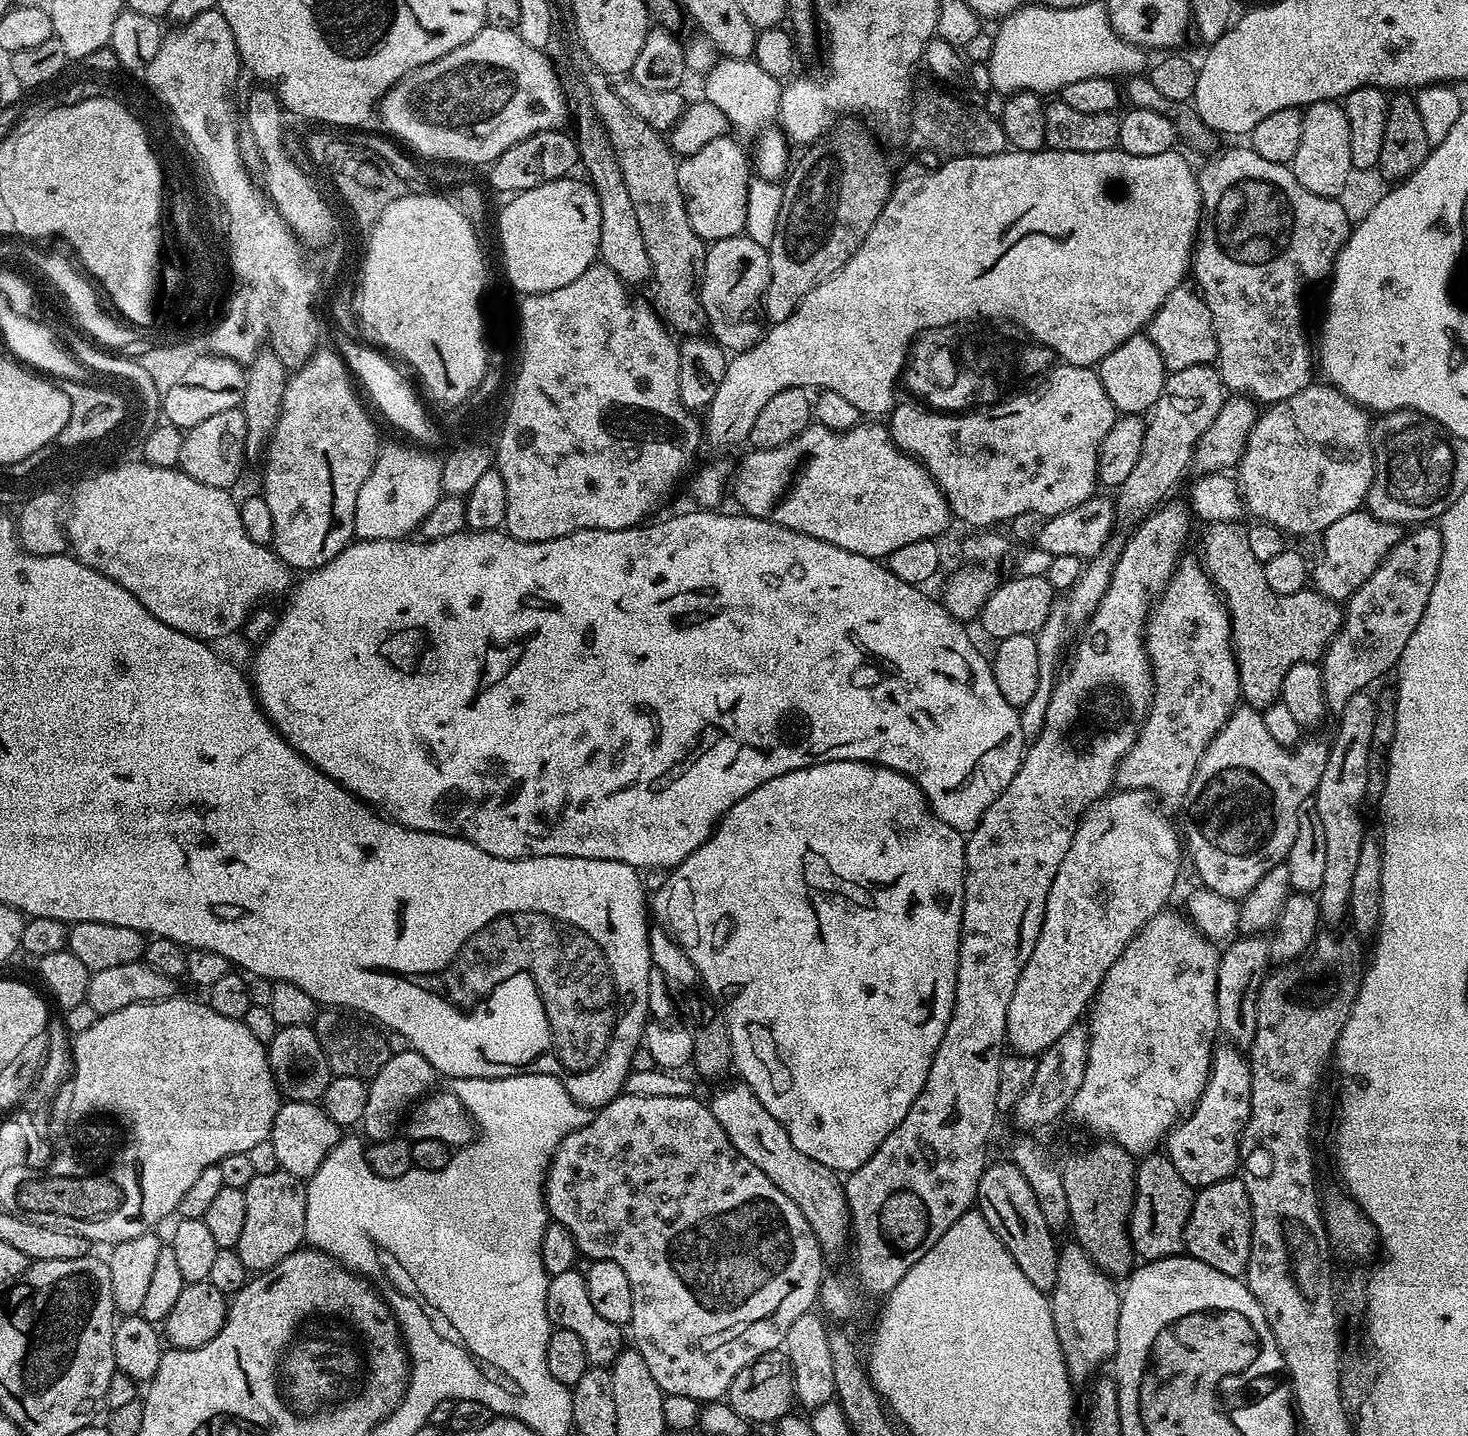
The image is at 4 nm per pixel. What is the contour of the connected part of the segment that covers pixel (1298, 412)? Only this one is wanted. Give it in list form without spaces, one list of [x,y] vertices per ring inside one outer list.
[[[1313,382],[1298,394],[1279,400],[1259,413],[1244,447],[1239,472],[1240,499],[1244,501],[1249,517],[1252,515],[1257,521],[1278,526],[1289,537],[1319,537],[1327,528],[1334,526],[1338,518],[1361,511],[1367,501],[1376,473],[1369,413],[1331,384]]]

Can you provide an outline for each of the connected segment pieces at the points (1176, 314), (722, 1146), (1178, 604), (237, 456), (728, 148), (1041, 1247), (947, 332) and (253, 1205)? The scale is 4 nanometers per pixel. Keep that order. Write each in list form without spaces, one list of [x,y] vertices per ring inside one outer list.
[[[1181,286],[1173,290],[1146,329],[1146,334],[1162,354],[1162,362],[1169,373],[1185,370],[1186,367],[1211,365],[1218,354],[1210,310],[1199,291],[1189,288]]]
[[[621,1094],[609,1104],[604,1105],[593,1115],[589,1124],[582,1126],[576,1132],[571,1132],[567,1138],[558,1146],[558,1150],[552,1153],[552,1163],[548,1165],[548,1177],[544,1180],[544,1202],[548,1205],[548,1215],[555,1223],[566,1226],[566,1230],[570,1230],[570,1234],[574,1238],[576,1247],[581,1257],[588,1256],[589,1261],[609,1260],[618,1266],[622,1266],[622,1270],[626,1274],[627,1280],[630,1281],[630,1298],[634,1302],[634,1310],[632,1311],[632,1323],[630,1325],[630,1340],[634,1345],[638,1354],[642,1354],[642,1362],[646,1362],[646,1367],[650,1369],[650,1375],[654,1377],[654,1382],[660,1387],[665,1394],[686,1394],[686,1398],[694,1398],[701,1402],[716,1402],[721,1398],[727,1397],[730,1382],[734,1382],[734,1378],[738,1374],[738,1370],[742,1370],[746,1366],[750,1366],[750,1362],[754,1362],[762,1354],[777,1351],[783,1345],[786,1338],[786,1330],[790,1330],[790,1325],[802,1318],[802,1314],[813,1311],[817,1307],[818,1297],[820,1294],[820,1283],[824,1281],[826,1269],[824,1269],[824,1260],[826,1253],[821,1250],[818,1238],[814,1234],[814,1230],[810,1230],[810,1222],[806,1222],[806,1218],[802,1218],[802,1210],[798,1210],[798,1206],[794,1206],[794,1202],[790,1198],[786,1198],[786,1194],[782,1194],[782,1190],[778,1190],[778,1186],[774,1186],[774,1182],[770,1182],[770,1178],[766,1178],[766,1174],[762,1174],[762,1170],[758,1170],[758,1166],[754,1166],[754,1162],[750,1162],[750,1158],[746,1158],[746,1154],[738,1154],[738,1150],[734,1146],[734,1142],[730,1142],[730,1138],[726,1134],[726,1130],[722,1130],[722,1126],[718,1122],[718,1118],[714,1118],[711,1107],[707,1103],[704,1104],[700,1100],[696,1100],[695,1095],[686,1098],[638,1098],[631,1094]]]
[[[1184,558],[1177,563],[1172,580],[1153,604],[1144,622],[1144,642],[1154,685],[1152,706],[1140,726],[1136,745],[1124,755],[1116,768],[1115,783],[1124,790],[1146,792],[1153,797],[1179,801],[1190,786],[1190,778],[1194,778],[1194,770],[1206,746],[1210,746],[1218,730],[1222,730],[1242,700],[1236,654],[1232,651],[1232,623],[1228,608],[1199,559]]]
[[[241,409],[222,410],[222,414],[214,414],[214,418],[206,418],[206,422],[198,422],[198,426],[184,432],[182,458],[178,467],[190,478],[206,486],[231,489],[232,483],[239,478],[240,471],[246,464],[244,453],[246,436],[246,418]]]
[[[725,134],[714,138],[714,142],[706,142],[702,150],[683,157],[678,163],[678,186],[684,195],[690,226],[706,242],[739,236],[746,222],[750,156],[746,148],[730,137]]]
[[[1011,1162],[989,1163],[978,1182],[975,1207],[984,1215],[990,1230],[1006,1246],[1010,1258],[1018,1262],[1018,1270],[1026,1274],[1040,1292],[1047,1293],[1056,1281],[1058,1274],[1058,1243],[1054,1231],[1046,1224],[1041,1207],[1030,1190],[1029,1182]]]
[[[949,326],[926,330],[916,337],[909,351],[902,373],[903,387],[905,384],[917,396],[915,397],[917,401],[925,400],[920,402],[929,409],[939,410],[945,414],[963,414],[969,410],[979,410],[985,406],[998,404],[1001,400],[1007,400],[1025,386],[1031,385],[1037,378],[1043,377],[1054,360],[1052,349],[1045,348],[1043,344],[1027,335],[1019,335],[1007,336],[996,328],[990,329],[989,332],[979,332],[976,326]]]
[[[286,1171],[256,1176],[244,1189],[246,1198],[246,1222],[242,1225],[242,1238],[236,1243],[238,1258],[249,1273],[259,1274],[267,1268],[278,1266],[282,1258],[297,1251],[305,1243],[307,1187],[301,1177]]]

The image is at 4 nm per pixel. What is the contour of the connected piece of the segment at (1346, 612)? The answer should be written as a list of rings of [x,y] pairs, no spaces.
[[[1420,526],[1412,531],[1416,530],[1409,536],[1401,535],[1374,574],[1343,605],[1340,628],[1322,657],[1324,698],[1333,709],[1344,708],[1355,692],[1367,689],[1367,684],[1395,669],[1422,618],[1440,565],[1442,538],[1436,526]]]

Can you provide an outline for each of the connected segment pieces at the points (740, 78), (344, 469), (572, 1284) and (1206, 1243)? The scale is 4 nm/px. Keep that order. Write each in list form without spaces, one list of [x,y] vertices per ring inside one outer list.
[[[729,56],[717,59],[715,66],[707,72],[703,80],[703,99],[709,100],[715,111],[724,114],[733,129],[741,128],[749,134],[755,133],[771,121],[768,120],[771,116],[773,119],[779,113],[781,81],[764,73],[762,66],[758,66],[754,59],[742,60]]]
[[[317,351],[308,363],[289,375],[285,397],[282,398],[281,416],[266,445],[268,469],[264,472],[262,495],[273,519],[270,544],[281,562],[292,570],[321,568],[353,543],[358,490],[362,490],[362,482],[370,478],[382,451],[376,424],[356,397],[358,388],[349,368],[338,351],[324,351]]]
[[[573,1270],[549,1279],[546,1290],[546,1310],[548,1311],[548,1319],[555,1327],[574,1330],[574,1334],[578,1334],[578,1339],[581,1340],[582,1347],[586,1350],[589,1365],[608,1368],[616,1356],[626,1347],[625,1333],[624,1336],[620,1333],[623,1332],[621,1325],[606,1322],[606,1318],[601,1318],[594,1311],[594,1305],[590,1303],[590,1294],[586,1294],[583,1271]]]
[[[1229,1178],[1199,1189],[1195,1193],[1190,1218],[1184,1227],[1187,1255],[1222,1270],[1222,1274],[1243,1277],[1250,1258],[1252,1207],[1243,1179]]]

